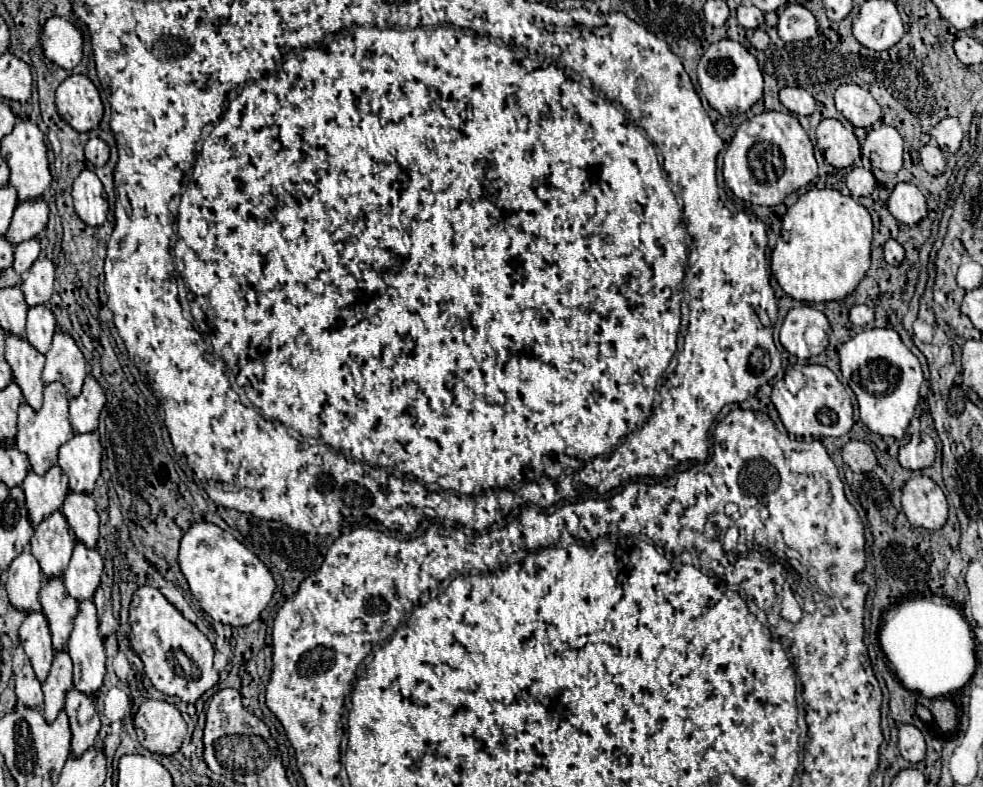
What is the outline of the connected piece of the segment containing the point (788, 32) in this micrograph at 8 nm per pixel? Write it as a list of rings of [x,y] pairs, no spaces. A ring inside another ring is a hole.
[[[789,5],[779,17],[779,37],[785,43],[805,41],[817,35],[817,21],[803,5]]]

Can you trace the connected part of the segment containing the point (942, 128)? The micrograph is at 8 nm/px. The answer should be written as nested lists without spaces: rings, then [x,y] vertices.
[[[955,117],[943,119],[939,125],[933,127],[931,135],[937,141],[939,149],[943,153],[947,153],[947,155],[957,153],[959,147],[961,147],[961,141],[963,141],[963,131],[961,131],[961,125],[959,125],[959,121]]]

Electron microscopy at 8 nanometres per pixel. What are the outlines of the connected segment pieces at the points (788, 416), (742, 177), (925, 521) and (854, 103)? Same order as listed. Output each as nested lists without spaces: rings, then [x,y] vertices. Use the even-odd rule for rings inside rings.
[[[795,365],[803,373],[805,387],[797,393],[791,393],[785,379],[777,381],[773,385],[773,405],[779,411],[779,417],[785,425],[785,429],[791,435],[799,437],[843,437],[853,427],[853,405],[845,391],[845,387],[839,383],[835,373],[829,367],[823,365]]]
[[[769,111],[755,115],[737,129],[725,153],[723,177],[735,197],[751,201],[753,205],[775,207],[783,203],[787,195],[809,185],[817,177],[817,161],[809,135],[791,113]]]
[[[923,475],[913,477],[905,483],[901,505],[911,525],[923,527],[927,531],[941,529],[949,517],[945,493],[937,483]]]
[[[839,85],[835,105],[853,127],[871,127],[881,119],[879,103],[859,85]]]

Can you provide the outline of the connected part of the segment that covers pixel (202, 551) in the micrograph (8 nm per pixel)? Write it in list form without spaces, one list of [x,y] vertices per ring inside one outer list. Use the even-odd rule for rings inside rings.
[[[203,521],[189,527],[189,531],[181,539],[179,565],[201,609],[215,621],[231,627],[253,623],[267,607],[275,591],[275,581],[265,563],[259,561],[229,531],[223,531],[213,523]]]

